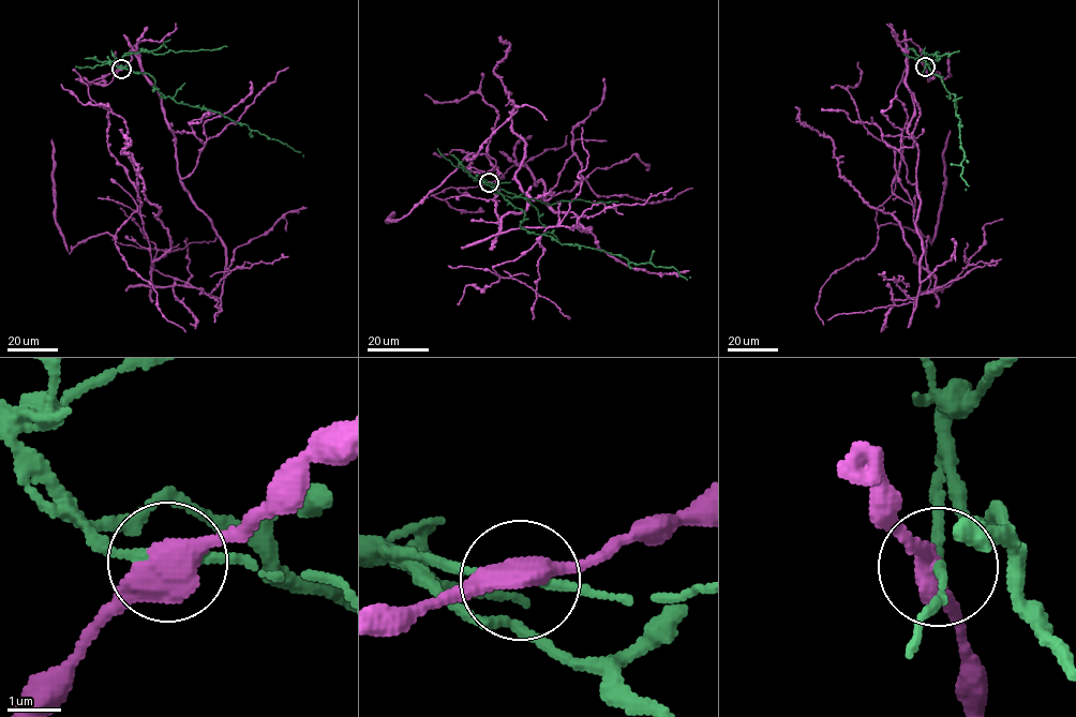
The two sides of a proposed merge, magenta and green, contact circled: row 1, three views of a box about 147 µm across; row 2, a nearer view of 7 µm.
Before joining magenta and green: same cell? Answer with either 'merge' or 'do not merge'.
do not merge

